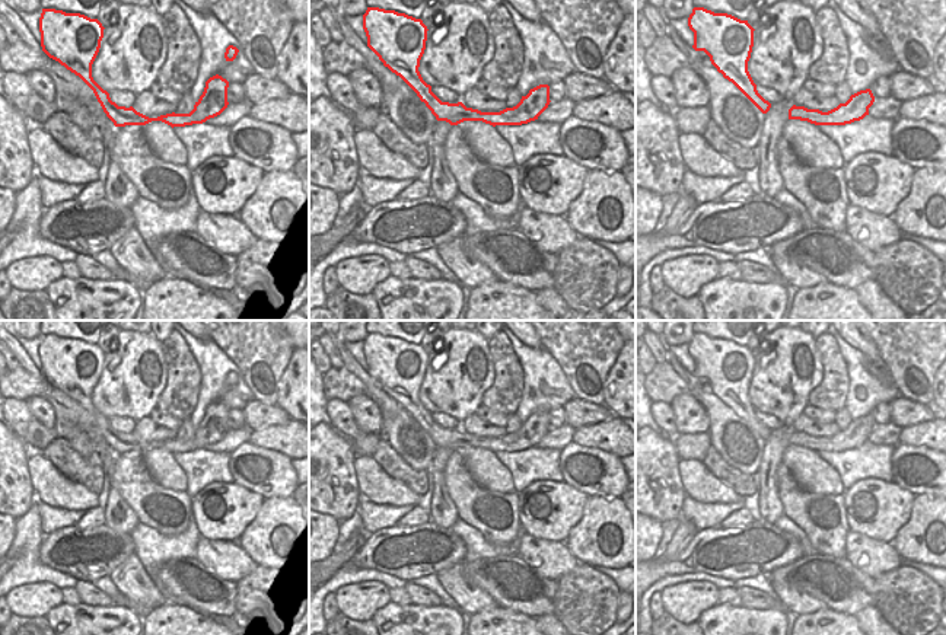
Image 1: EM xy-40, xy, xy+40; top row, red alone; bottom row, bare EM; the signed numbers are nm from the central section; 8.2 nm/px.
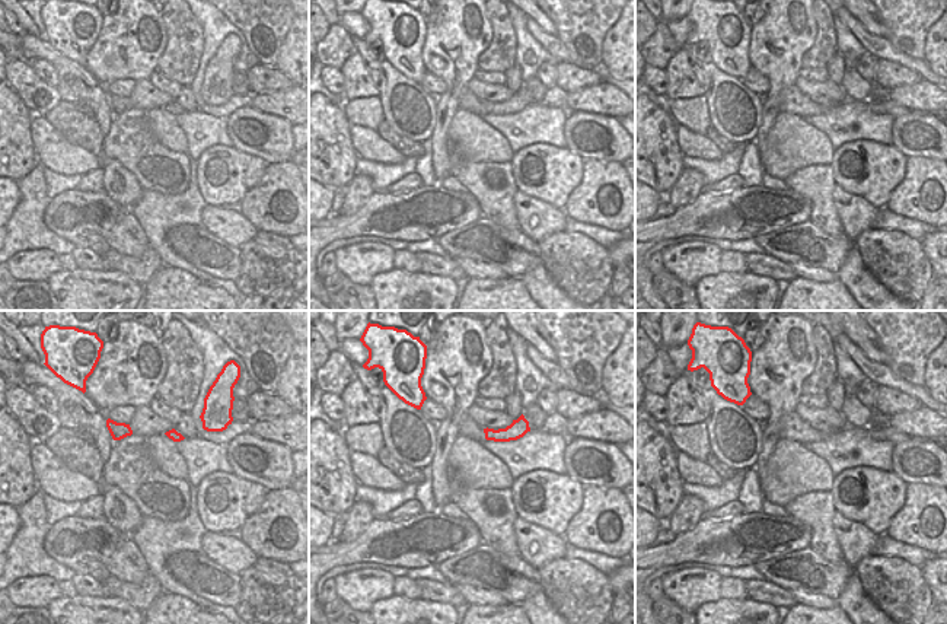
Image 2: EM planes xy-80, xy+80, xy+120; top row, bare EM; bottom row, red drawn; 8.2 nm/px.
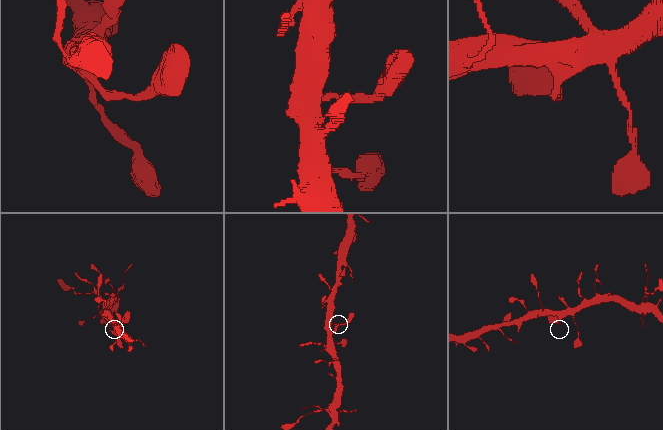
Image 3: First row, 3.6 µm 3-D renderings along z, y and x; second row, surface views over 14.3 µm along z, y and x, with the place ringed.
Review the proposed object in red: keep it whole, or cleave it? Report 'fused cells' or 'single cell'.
single cell

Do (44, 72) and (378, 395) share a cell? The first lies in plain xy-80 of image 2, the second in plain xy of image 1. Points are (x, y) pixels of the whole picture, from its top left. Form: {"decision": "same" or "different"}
{"decision": "different"}

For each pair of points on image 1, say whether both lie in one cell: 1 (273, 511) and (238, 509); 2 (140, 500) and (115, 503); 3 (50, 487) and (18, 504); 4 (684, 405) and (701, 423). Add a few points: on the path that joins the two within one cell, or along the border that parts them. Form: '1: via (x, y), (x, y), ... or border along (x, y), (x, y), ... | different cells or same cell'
1: border along (264, 498), (257, 516), (239, 539) | different cells
2: border along (110, 487), (118, 492), (140, 522) | different cells
3: border along (26, 462), (35, 500) | different cells
4: via (688, 411), (696, 420) | same cell

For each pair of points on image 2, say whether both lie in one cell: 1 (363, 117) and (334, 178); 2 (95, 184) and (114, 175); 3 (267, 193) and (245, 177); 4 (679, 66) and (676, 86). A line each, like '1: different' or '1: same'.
1: different
2: different
3: different
4: same

